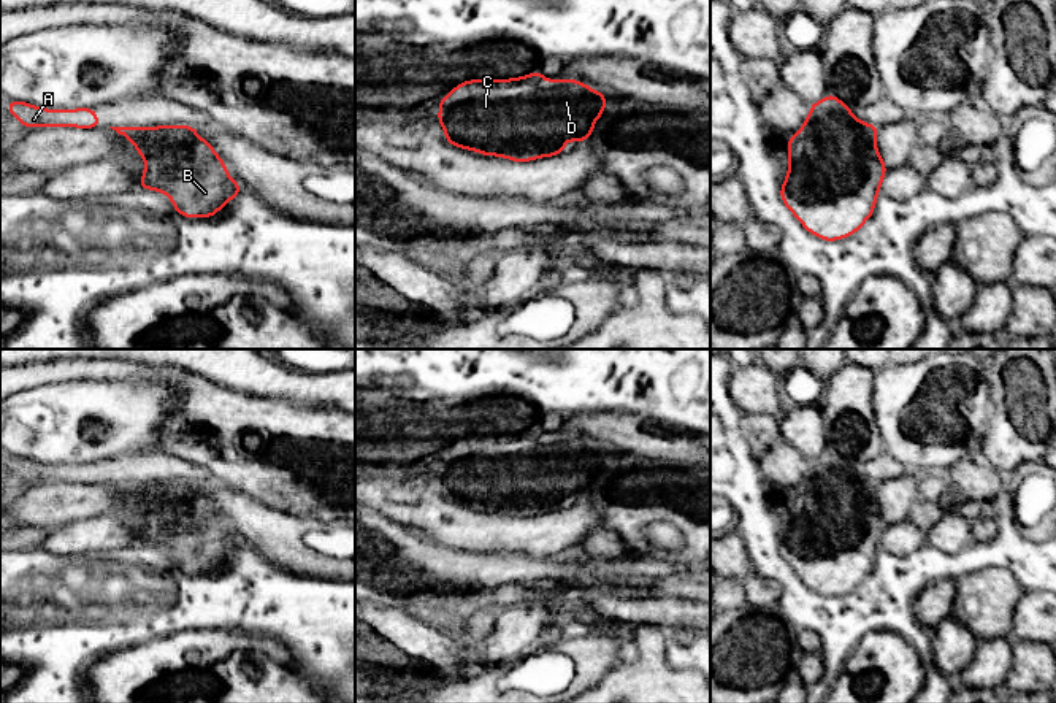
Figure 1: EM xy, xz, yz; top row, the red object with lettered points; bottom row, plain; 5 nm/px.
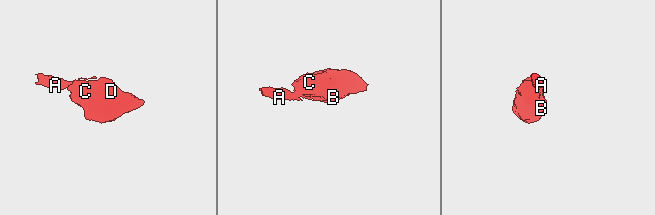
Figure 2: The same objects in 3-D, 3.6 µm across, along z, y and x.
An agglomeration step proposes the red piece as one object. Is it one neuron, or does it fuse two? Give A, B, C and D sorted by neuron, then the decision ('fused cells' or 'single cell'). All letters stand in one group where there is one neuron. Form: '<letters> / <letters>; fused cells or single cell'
A / B C D; fused cells

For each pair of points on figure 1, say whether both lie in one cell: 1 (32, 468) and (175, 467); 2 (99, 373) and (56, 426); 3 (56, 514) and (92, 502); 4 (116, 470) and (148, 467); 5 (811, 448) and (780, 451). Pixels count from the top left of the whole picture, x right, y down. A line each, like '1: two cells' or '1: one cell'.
1: one cell
2: two cells
3: one cell
4: one cell
5: two cells

